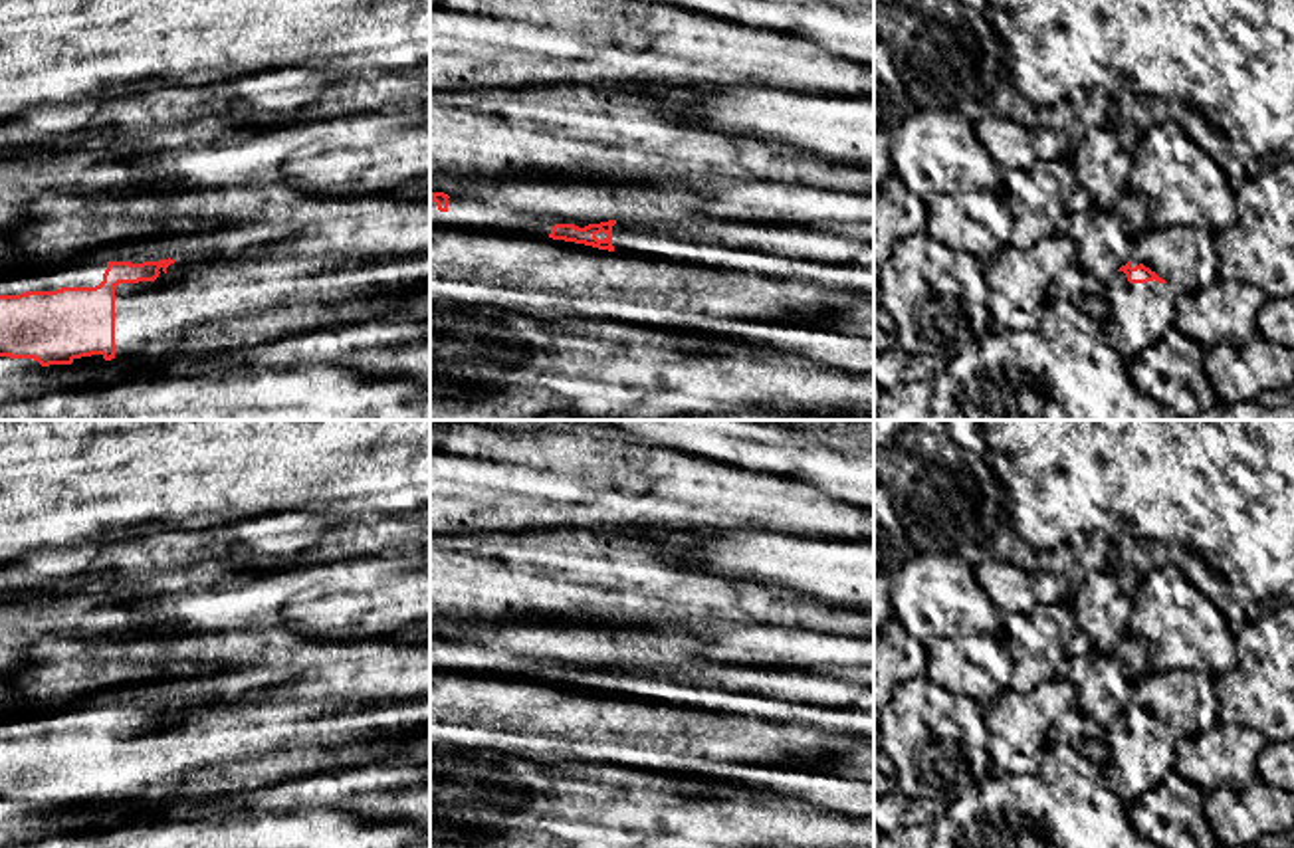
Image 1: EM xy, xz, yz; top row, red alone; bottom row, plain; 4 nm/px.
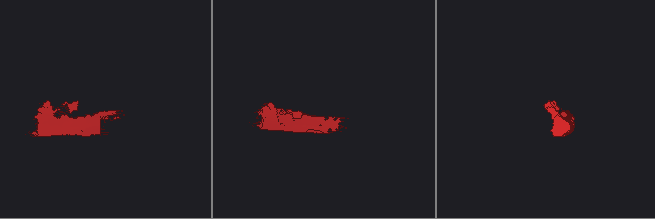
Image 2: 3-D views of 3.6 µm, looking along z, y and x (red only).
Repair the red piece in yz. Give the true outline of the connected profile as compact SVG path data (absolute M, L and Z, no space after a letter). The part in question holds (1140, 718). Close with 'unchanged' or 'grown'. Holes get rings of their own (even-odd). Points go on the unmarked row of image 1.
M1133 701L1106 727L1110 761L1102 767L1106 785L1126 802L1159 785L1175 767L1177 731Z; grown

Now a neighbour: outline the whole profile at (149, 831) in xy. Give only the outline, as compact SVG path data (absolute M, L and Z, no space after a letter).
M341 808L242 812L216 820L141 814L113 826L54 830L36 840L0 830L0 848L430 848L430 826L371 820Z

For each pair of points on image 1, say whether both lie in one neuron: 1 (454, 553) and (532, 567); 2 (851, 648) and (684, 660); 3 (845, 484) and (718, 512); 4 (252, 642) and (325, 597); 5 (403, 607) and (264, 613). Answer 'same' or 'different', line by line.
1: same
2: same
3: different
4: different
5: same

